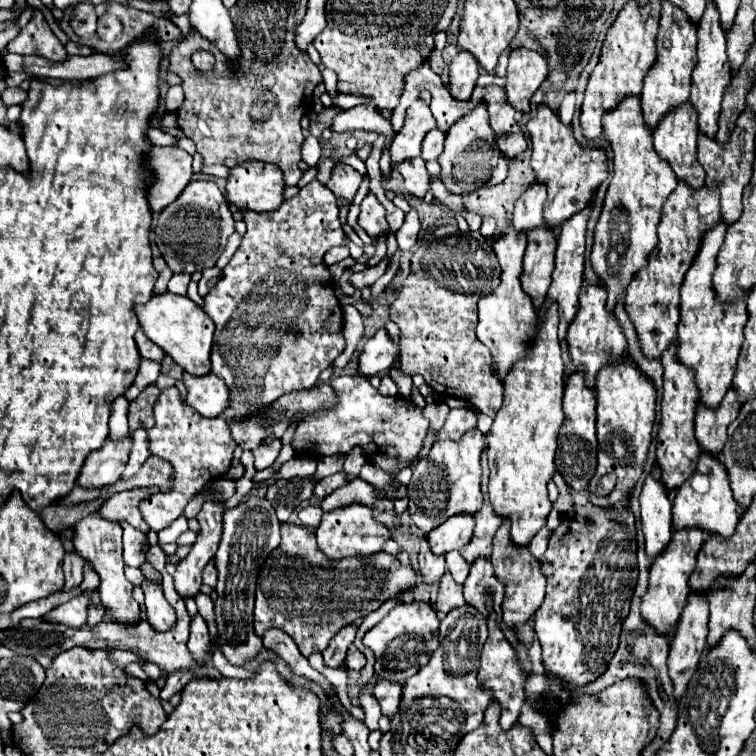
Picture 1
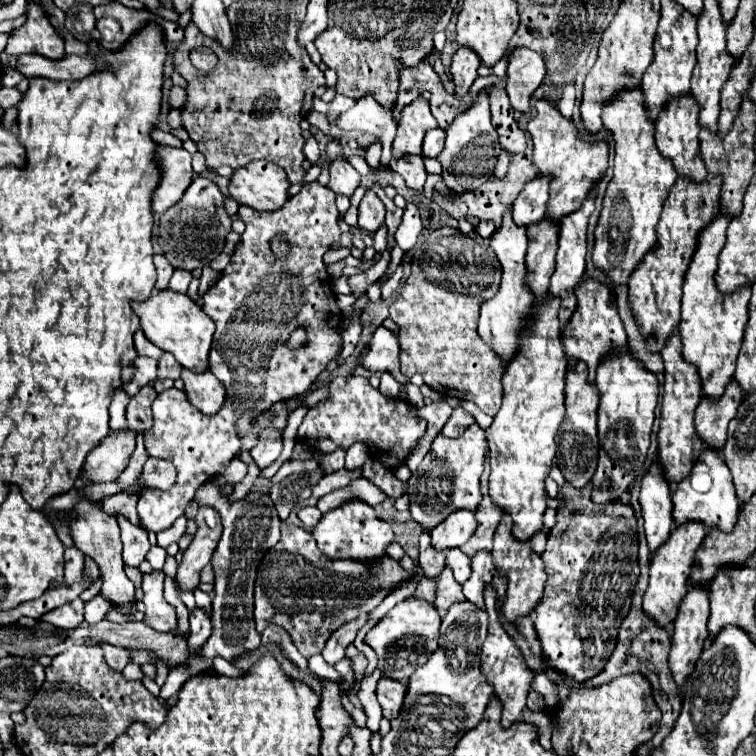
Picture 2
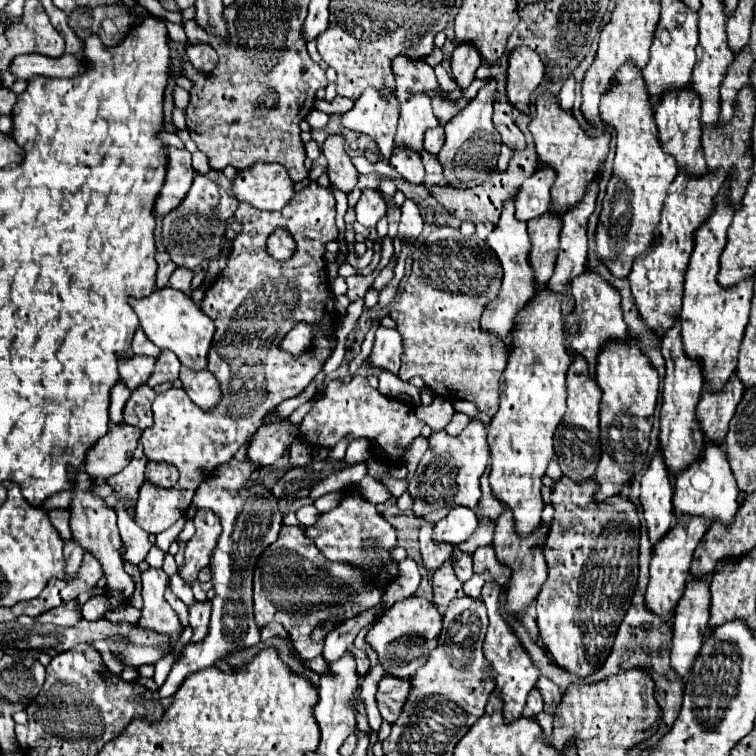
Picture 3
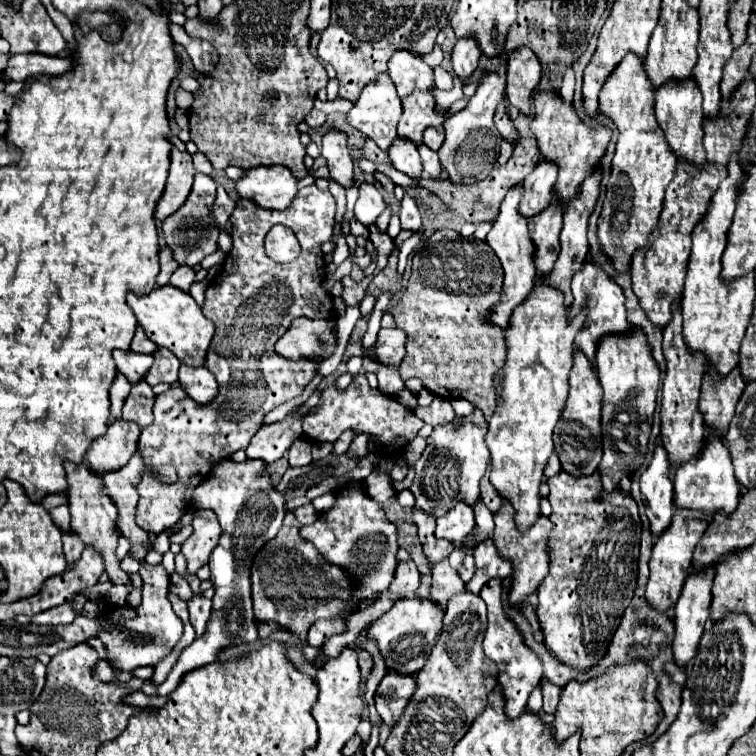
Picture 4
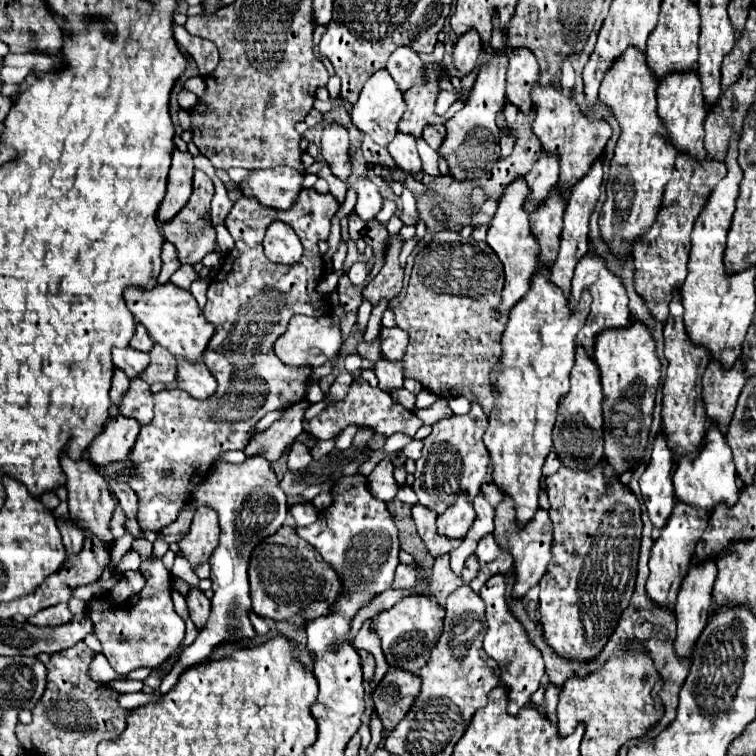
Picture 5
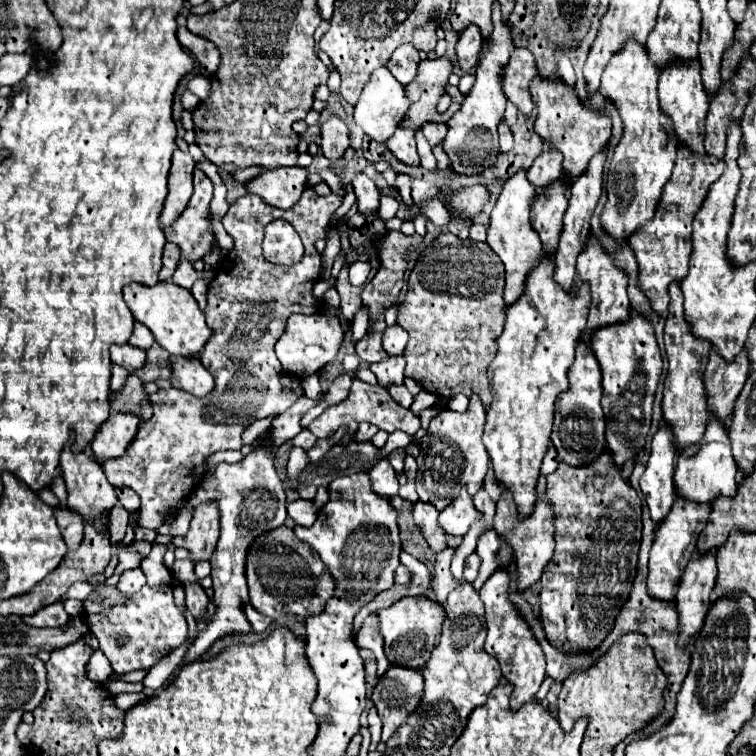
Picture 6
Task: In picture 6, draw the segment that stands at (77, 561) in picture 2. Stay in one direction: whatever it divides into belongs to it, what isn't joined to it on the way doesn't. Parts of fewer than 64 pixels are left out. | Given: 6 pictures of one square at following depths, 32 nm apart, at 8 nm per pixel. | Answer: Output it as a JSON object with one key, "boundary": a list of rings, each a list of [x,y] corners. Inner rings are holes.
{"boundary":[[[60,506],[54,508],[54,516],[58,522],[58,528],[64,536],[64,542],[68,546],[68,550],[76,550],[80,546],[80,540],[84,538],[84,524],[80,514],[72,512],[72,510],[62,510]]]}

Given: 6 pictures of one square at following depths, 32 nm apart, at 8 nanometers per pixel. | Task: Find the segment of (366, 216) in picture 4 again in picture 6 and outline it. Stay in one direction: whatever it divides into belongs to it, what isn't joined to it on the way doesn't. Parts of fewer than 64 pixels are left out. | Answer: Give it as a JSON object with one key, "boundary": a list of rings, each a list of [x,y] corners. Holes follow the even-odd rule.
{"boundary":[[[364,172],[354,176],[352,186],[354,186],[356,198],[358,198],[358,212],[360,214],[368,216],[380,208],[380,192],[378,192],[376,184]]]}

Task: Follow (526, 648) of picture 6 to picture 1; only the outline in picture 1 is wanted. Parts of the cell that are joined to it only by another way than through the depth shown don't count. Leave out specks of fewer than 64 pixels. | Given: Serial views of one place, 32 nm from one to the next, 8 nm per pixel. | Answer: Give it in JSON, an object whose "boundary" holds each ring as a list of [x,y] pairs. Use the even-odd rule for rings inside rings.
{"boundary":[[[494,612],[488,616],[488,630],[490,630],[488,640],[482,648],[482,662],[480,662],[480,670],[478,670],[478,682],[480,682],[482,688],[492,692],[492,698],[496,702],[500,702],[500,706],[502,706],[500,726],[504,730],[508,730],[508,728],[512,728],[512,724],[516,724],[520,708],[524,706],[524,672],[518,666],[514,648],[504,640],[504,634],[496,624],[496,614]]]}

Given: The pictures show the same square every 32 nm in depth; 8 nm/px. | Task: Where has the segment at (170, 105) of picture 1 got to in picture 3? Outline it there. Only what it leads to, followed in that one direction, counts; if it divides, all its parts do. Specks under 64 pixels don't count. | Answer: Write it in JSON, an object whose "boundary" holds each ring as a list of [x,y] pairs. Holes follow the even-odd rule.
{"boundary":[[[177,86],[173,91],[173,99],[174,99],[175,107],[184,110],[187,108],[189,104],[190,95],[188,91]]]}

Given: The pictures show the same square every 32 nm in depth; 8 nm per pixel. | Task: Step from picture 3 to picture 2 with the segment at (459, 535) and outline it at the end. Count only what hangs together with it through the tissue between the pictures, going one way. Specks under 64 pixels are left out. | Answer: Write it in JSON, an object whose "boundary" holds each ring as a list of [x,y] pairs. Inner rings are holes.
{"boundary":[[[458,510],[448,516],[448,520],[440,522],[432,532],[430,532],[430,542],[434,550],[452,550],[460,548],[470,540],[470,536],[476,530],[476,520],[474,512],[470,510]]]}

